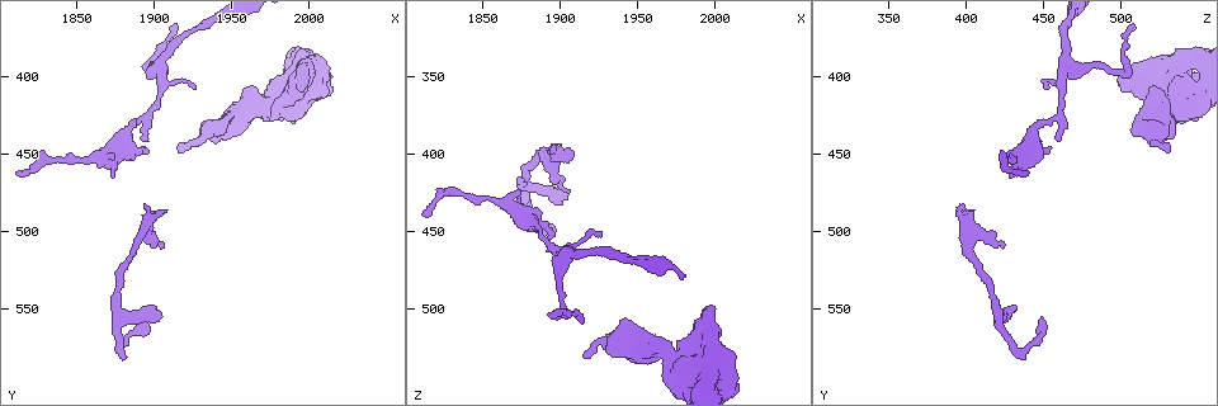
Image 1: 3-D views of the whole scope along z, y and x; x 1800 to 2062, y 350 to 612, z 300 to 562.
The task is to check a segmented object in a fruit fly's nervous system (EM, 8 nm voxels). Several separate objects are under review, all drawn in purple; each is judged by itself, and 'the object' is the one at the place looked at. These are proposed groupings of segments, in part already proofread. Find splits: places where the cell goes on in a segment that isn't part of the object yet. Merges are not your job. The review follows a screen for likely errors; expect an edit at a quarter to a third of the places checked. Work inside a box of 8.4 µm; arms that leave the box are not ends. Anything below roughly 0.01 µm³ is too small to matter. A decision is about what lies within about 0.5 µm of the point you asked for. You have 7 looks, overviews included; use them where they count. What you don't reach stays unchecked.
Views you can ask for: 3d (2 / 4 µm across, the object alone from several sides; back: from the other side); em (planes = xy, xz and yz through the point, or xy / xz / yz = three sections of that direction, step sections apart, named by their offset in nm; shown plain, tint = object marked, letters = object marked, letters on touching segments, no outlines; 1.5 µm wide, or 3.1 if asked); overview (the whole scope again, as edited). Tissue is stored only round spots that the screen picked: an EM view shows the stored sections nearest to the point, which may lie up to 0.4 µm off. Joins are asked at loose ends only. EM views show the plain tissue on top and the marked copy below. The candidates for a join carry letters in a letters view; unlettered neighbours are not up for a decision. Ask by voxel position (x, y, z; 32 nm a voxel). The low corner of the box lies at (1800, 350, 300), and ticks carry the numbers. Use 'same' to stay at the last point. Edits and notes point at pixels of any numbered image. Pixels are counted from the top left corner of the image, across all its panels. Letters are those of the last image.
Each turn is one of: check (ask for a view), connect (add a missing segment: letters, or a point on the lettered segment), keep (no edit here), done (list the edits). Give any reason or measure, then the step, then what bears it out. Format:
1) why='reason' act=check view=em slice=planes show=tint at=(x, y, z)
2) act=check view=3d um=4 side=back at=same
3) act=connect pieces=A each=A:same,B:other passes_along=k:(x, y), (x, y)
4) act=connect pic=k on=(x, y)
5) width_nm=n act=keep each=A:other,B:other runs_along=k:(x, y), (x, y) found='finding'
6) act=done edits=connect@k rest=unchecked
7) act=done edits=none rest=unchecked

why='free end' act=check view=3d um=4 side=back at=(1892, 444, 454)

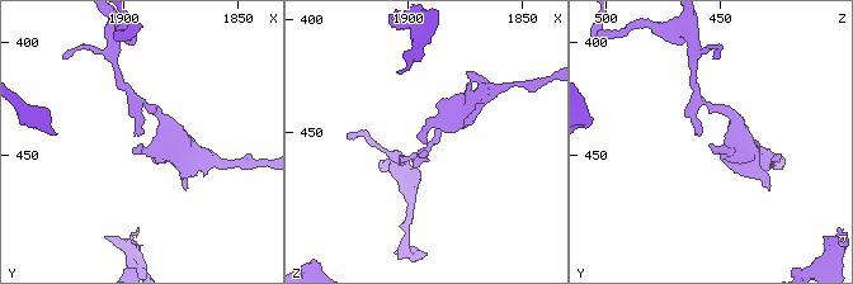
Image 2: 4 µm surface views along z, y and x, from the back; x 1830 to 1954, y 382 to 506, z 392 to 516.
why='need the tissue' act=check view=em slice=planes show=letters at=(1893, 446, 454)

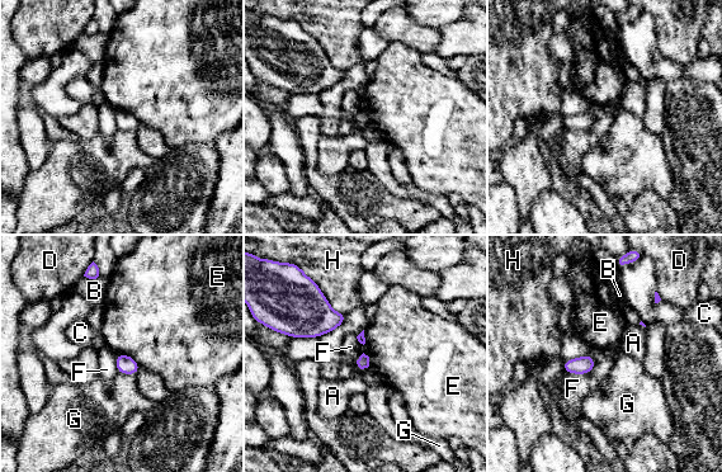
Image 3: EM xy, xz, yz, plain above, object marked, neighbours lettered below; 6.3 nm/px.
act=keep each=A:other,B:other,C:other,D:other,E:other,F:other,G:other,H:other border=3:(118, 372), (135, 376) found='none of them fits'

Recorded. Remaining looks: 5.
why='stops while still wide' act=check view=3d um=4 at=(1998, 408, 498)

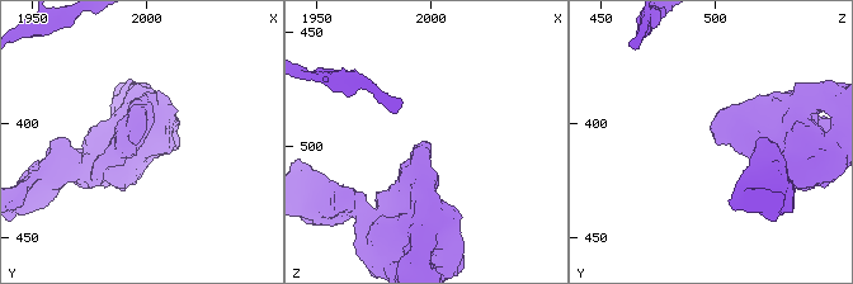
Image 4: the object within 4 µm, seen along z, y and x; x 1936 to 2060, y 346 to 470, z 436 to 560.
act=check view=em slice=planes show=letters at=(1998, 407, 500)

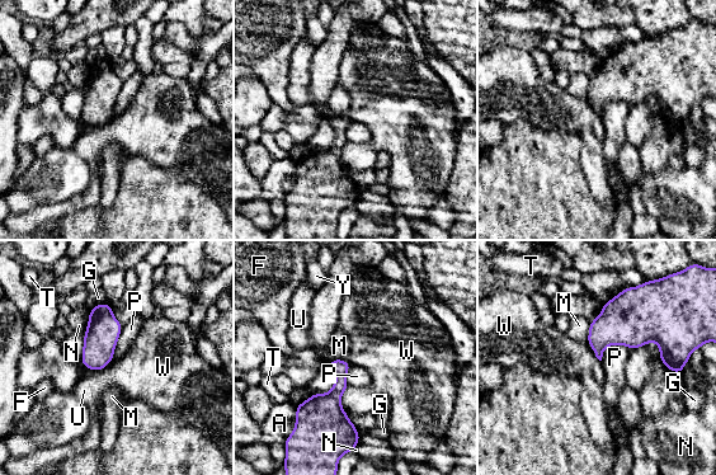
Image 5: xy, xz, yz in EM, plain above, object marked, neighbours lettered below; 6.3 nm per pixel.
act=keep each=A:other,F:other,G:other,M:other,N:other,P:other,T:other,U:other,W:other,Y:other border=5:(347, 388), (340, 407), (348, 417) found='none of them fits'

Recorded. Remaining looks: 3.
why='an open end' act=check view=3d um=2 at=(1900, 548, 430)

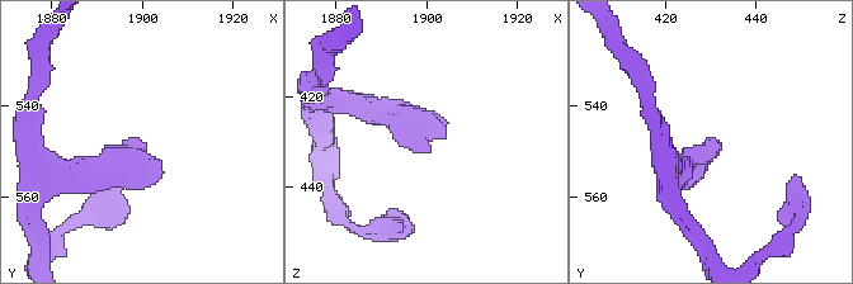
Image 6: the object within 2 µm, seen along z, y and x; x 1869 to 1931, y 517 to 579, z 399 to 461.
why='now the EM' act=check view=em slice=xz step=8 show=tint at=(1900, 548, 431)

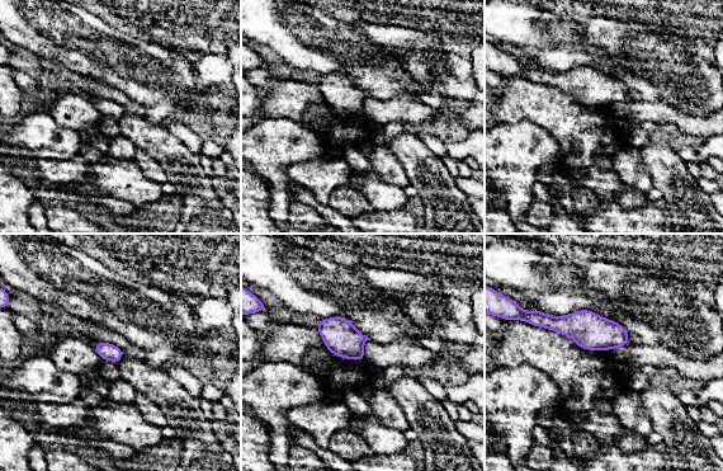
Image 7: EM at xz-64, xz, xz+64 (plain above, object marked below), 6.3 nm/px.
act=check view=em slice=xz step=8 show=letters at=same

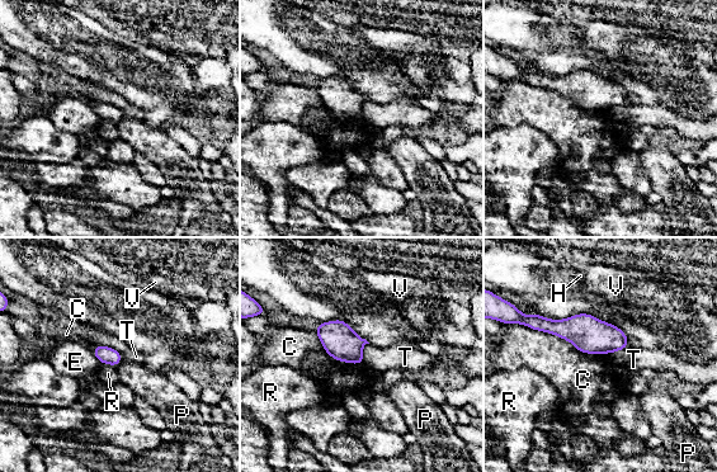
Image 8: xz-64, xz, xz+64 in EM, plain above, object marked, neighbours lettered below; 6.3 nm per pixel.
act=keep each=C:other,E:other,H:other,P:other,R:other,T:other,V:other border=8:(123, 358), (117, 367) found='no lettered segment goes on from it'

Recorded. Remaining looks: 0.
act=done edits=none rest=unchecked

